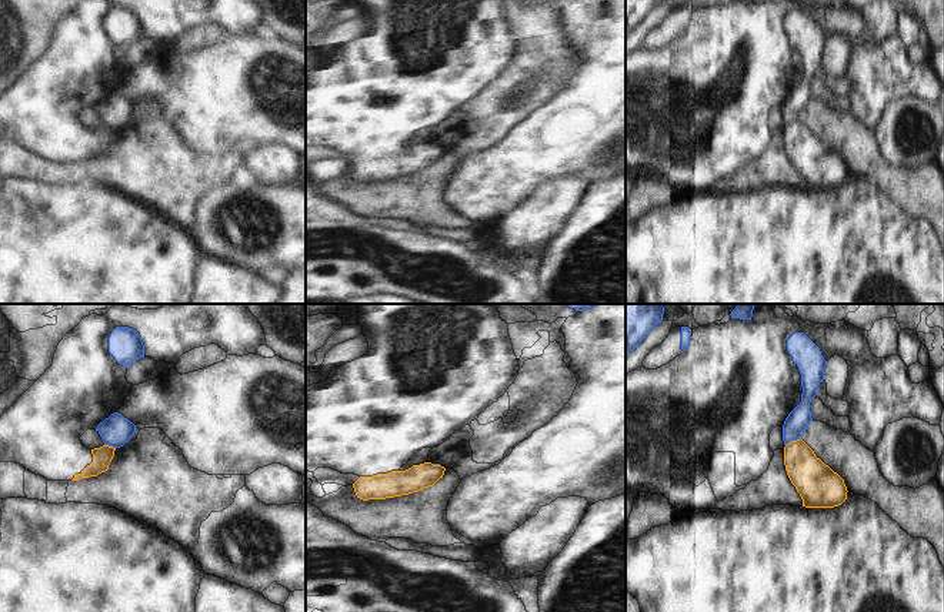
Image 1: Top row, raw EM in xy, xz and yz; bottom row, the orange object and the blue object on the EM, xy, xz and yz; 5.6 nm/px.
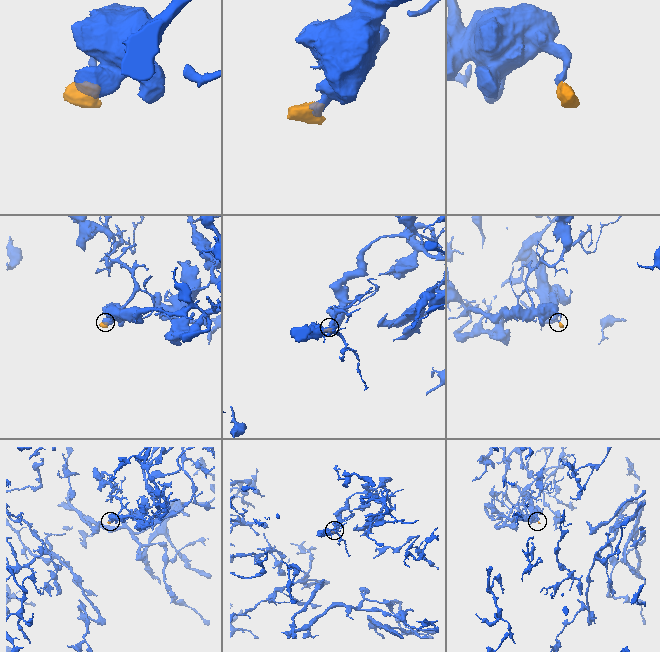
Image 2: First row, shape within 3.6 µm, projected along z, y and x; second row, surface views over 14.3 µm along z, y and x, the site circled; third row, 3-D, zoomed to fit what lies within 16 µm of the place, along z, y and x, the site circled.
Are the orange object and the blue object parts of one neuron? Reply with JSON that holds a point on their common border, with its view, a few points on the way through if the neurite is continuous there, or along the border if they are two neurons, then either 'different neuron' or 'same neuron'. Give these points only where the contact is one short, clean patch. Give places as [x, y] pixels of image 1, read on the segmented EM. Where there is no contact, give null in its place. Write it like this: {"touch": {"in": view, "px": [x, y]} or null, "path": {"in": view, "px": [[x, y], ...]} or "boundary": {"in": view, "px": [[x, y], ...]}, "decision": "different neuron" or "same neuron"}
{"touch": {"in": "yz", "px": [793, 441]}, "boundary": {"in": "yz", "px": [[800, 437], [786, 445]]}, "decision": "different neuron"}

